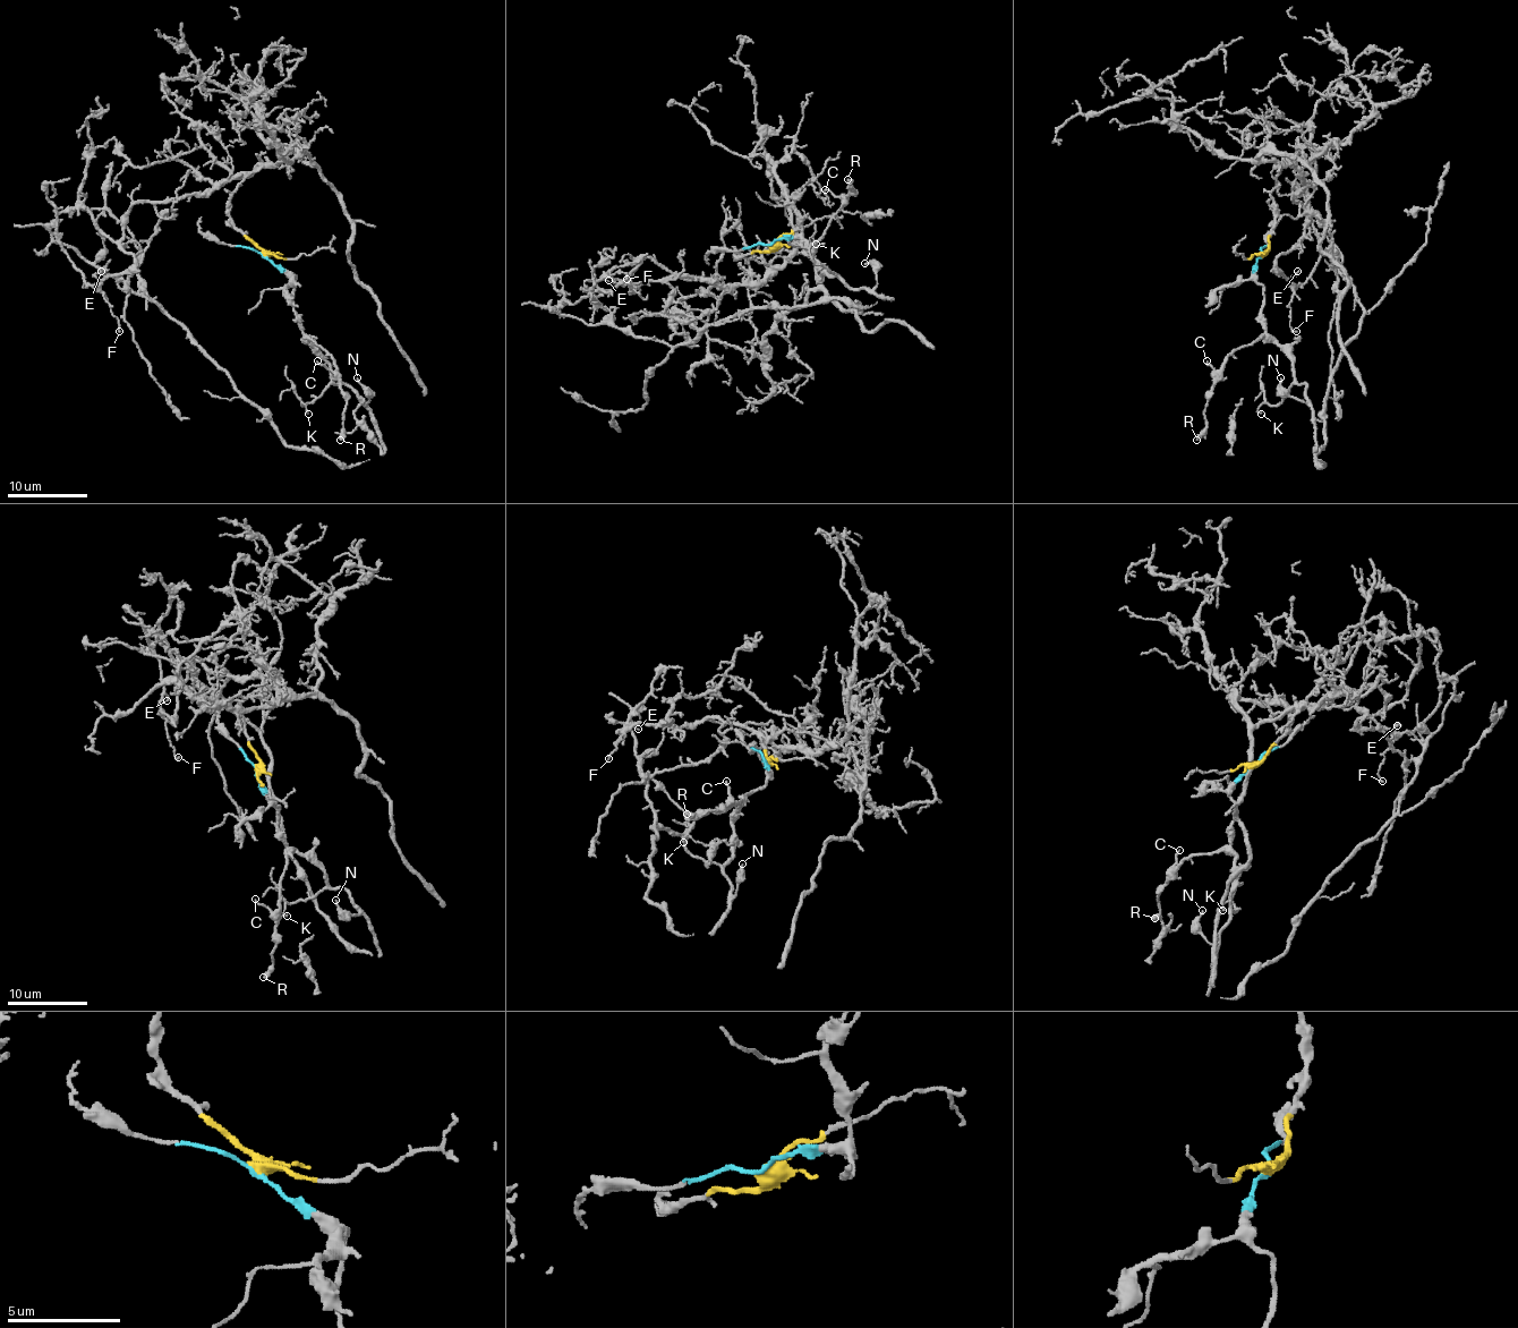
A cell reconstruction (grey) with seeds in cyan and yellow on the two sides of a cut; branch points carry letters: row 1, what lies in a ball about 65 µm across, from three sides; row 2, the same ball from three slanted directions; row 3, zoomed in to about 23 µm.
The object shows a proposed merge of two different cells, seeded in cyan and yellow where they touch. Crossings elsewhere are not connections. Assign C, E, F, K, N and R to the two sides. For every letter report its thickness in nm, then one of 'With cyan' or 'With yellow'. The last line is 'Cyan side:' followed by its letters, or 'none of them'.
C: Thickness 120 nm. With cyan
E: Thickness 80 nm. With yellow
F: Thickness 140 nm. With yellow
K: Thickness 130 nm. With cyan
N: Thickness 120 nm. With cyan
R: Thickness 400 nm. With cyan
Cyan side: C, K, N, R

